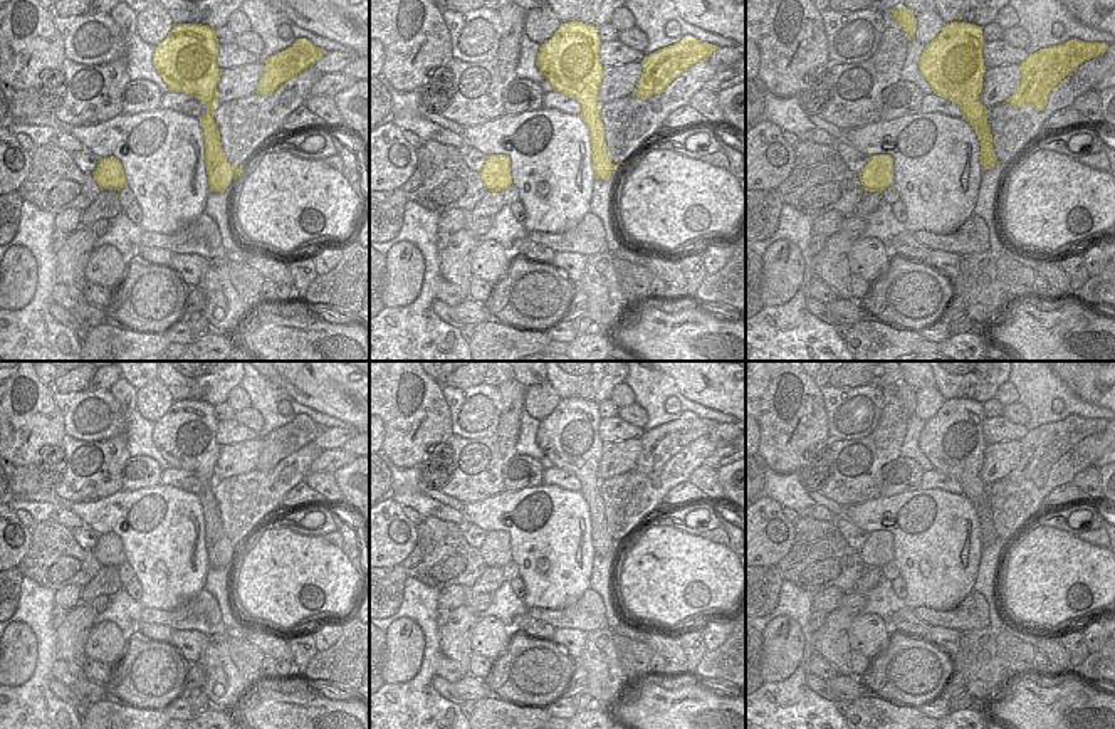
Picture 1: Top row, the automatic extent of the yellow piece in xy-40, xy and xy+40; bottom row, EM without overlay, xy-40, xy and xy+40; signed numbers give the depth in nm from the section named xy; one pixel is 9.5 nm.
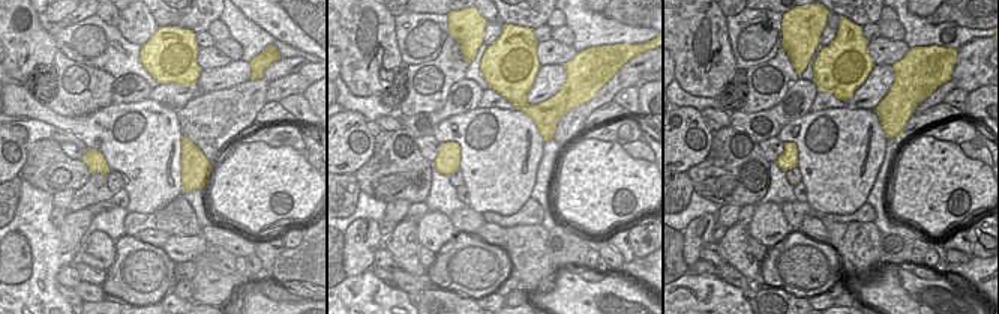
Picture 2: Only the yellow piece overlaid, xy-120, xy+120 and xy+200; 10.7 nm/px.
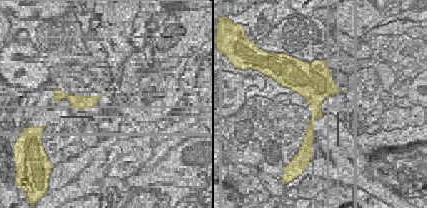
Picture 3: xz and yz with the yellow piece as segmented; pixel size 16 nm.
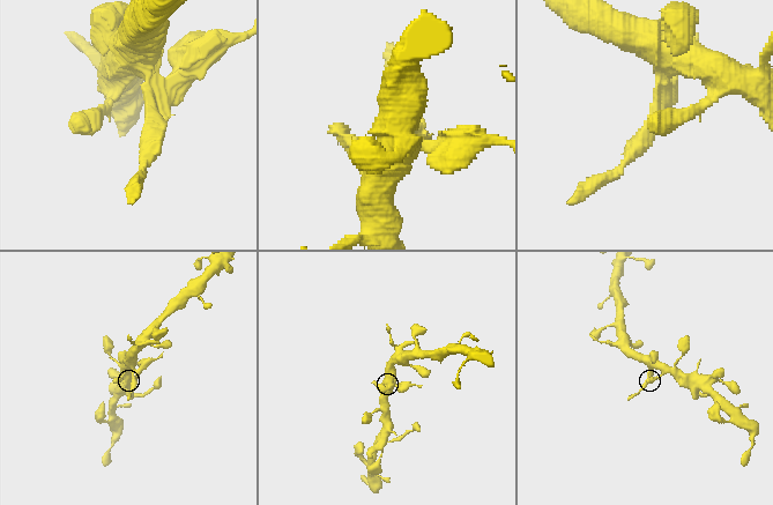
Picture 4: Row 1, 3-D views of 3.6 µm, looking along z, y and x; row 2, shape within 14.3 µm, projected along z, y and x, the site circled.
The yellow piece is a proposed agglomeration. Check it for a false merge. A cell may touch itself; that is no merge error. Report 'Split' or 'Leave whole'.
Split

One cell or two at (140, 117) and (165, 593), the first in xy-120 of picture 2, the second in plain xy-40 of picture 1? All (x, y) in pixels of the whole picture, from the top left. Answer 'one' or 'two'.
one

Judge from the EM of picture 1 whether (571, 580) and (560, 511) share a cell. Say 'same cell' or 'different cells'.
same cell

